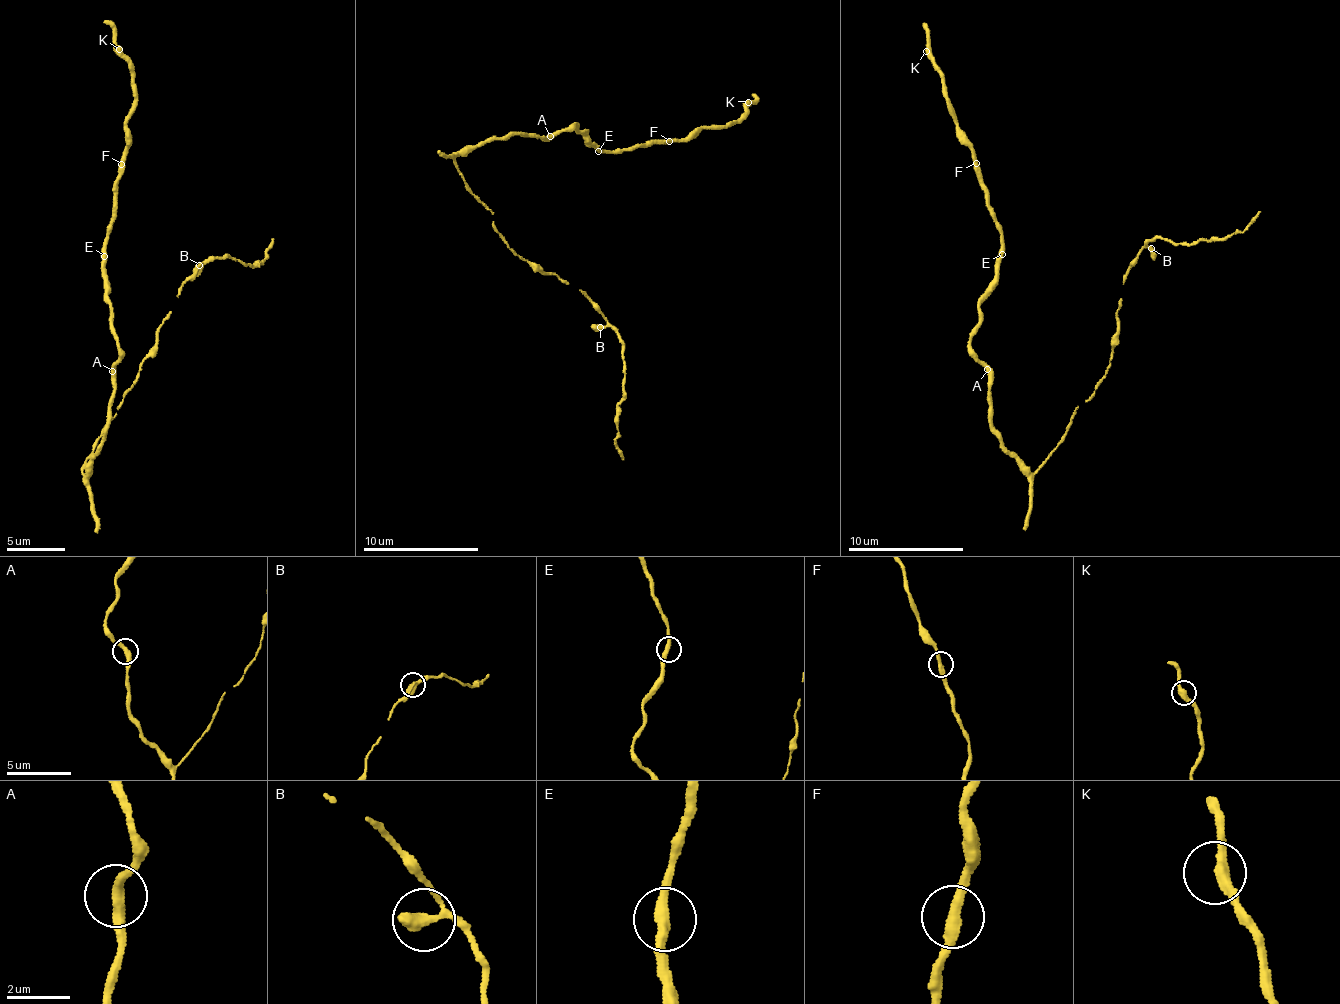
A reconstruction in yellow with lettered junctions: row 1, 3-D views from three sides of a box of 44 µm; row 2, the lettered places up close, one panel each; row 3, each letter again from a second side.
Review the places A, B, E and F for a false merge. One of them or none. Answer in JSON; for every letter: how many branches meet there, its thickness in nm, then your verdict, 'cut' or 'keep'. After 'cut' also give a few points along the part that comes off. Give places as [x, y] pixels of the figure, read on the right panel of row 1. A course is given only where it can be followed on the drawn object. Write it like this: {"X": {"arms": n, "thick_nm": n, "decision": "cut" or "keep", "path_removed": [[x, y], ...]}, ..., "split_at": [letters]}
{"A": {"arms": 2, "thick_nm": 320, "decision": "keep"}, "B": {"arms": 2, "thick_nm": 360, "decision": "keep"}, "E": {"arms": 2, "thick_nm": 320, "decision": "keep"}, "F": {"arms": 2, "thick_nm": 320, "decision": "keep"}, "split_at": []}

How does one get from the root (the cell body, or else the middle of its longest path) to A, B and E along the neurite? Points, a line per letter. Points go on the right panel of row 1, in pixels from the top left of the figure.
A: (1003, 445), (1000, 433), (992, 427), (990, 422), (987, 369)
B: (1003, 445), (1031, 472), (1053, 452), (1077, 407), (1095, 389), (1109, 368), (1123, 279), (1143, 248), (1151, 248)
E: (1003, 445), (990, 422), (990, 369), (970, 352), (971, 331), (978, 320), (978, 300), (994, 280), (1002, 254)

